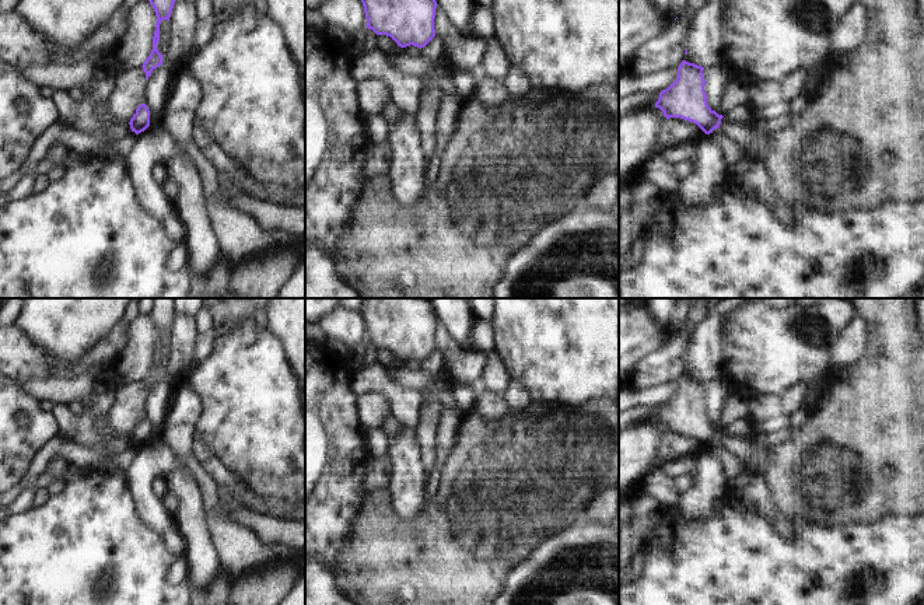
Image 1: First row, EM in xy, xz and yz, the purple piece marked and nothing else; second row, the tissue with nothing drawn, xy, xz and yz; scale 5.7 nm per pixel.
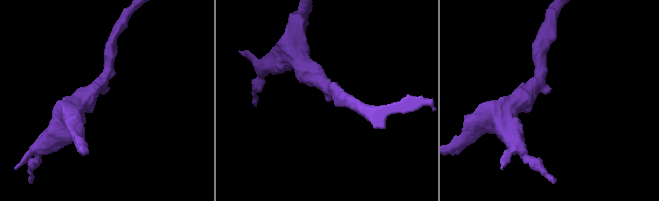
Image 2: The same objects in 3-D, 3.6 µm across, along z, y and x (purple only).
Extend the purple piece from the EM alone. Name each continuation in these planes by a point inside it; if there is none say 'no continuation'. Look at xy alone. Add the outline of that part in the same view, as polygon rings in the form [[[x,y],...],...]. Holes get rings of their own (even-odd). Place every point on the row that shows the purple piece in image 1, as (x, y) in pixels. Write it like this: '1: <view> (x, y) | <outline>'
no continuation

